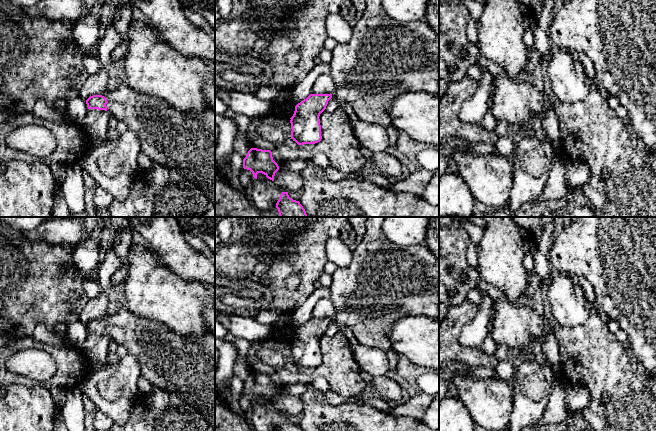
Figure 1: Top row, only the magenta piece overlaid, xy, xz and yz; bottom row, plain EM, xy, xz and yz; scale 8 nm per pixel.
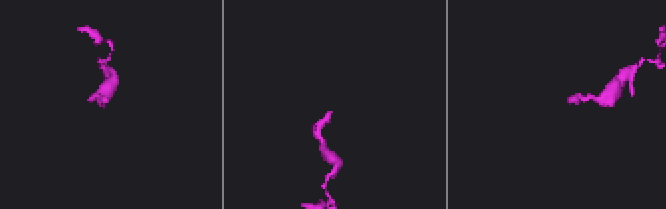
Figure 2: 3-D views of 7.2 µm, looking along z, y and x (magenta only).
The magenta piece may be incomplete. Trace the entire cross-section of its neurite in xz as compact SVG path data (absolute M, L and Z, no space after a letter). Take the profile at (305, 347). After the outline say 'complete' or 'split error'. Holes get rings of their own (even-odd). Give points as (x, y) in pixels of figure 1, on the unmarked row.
M367 217L362 241L353 247L351 263L344 268L338 268L332 275L329 299L334 305L334 315L331 318L310 318L295 330L294 338L290 342L291 362L298 369L315 368L321 365L319 340L332 321L336 322L341 329L349 327L358 343L386 352L391 349L389 333L398 319L407 315L427 316L435 320L439 318L439 260L425 243L401 247L390 242L382 227L385 218Z; split error

